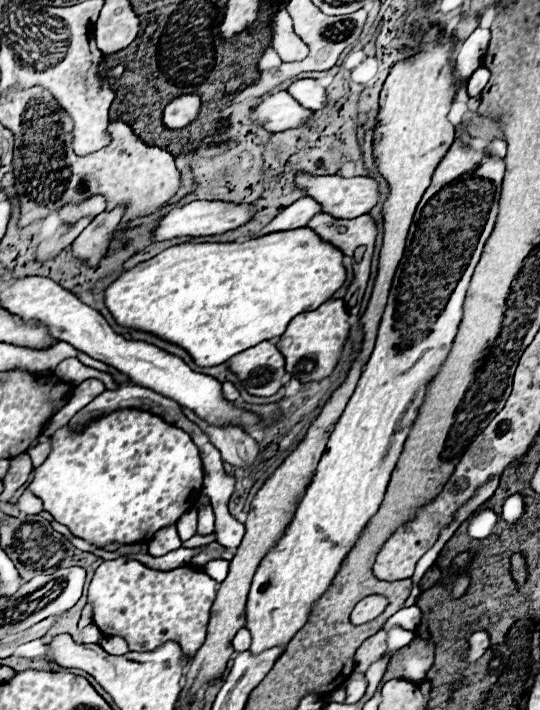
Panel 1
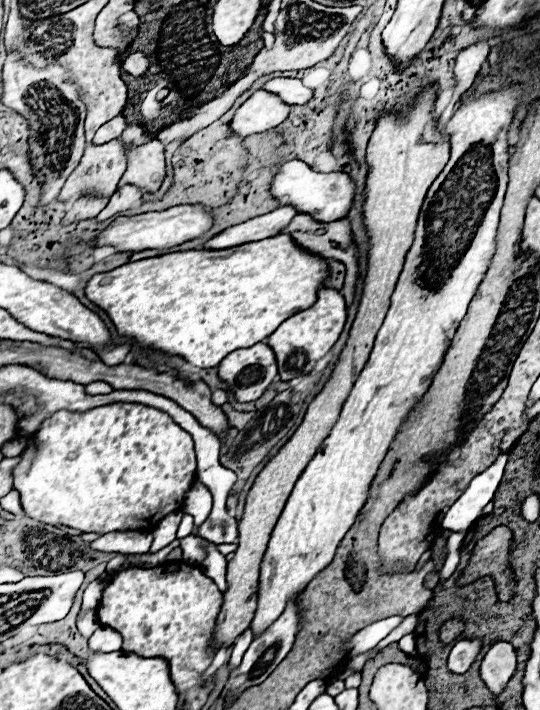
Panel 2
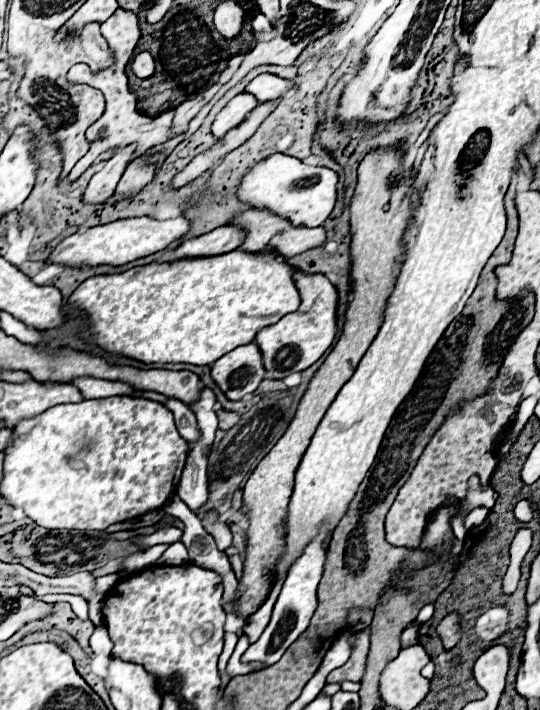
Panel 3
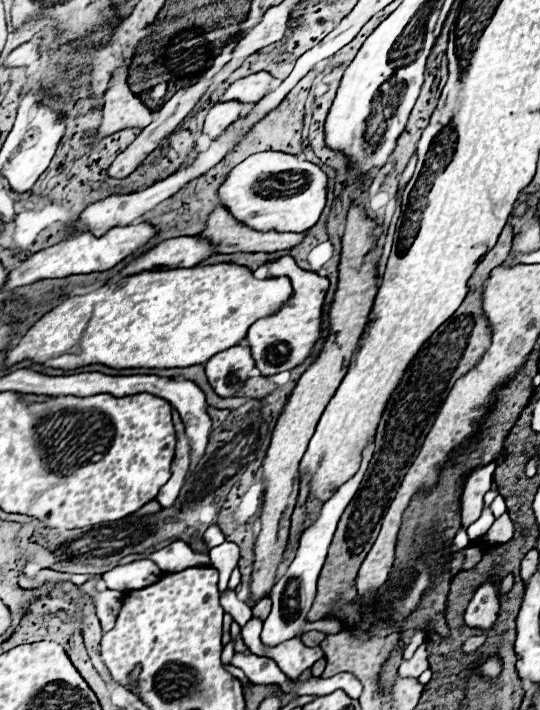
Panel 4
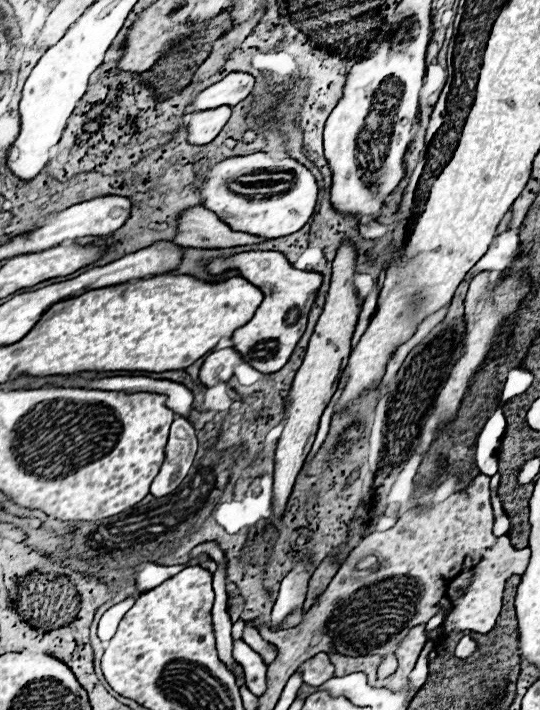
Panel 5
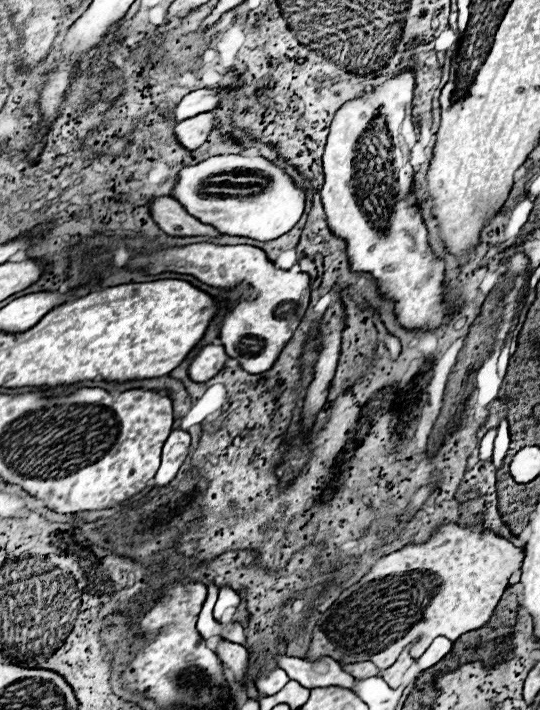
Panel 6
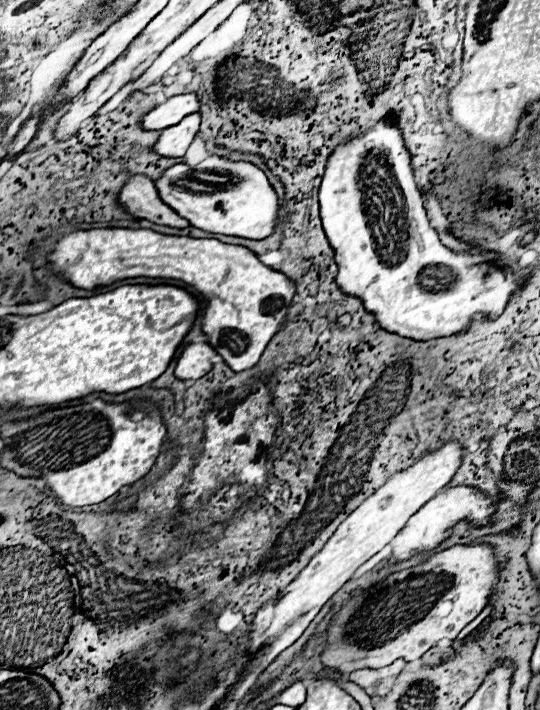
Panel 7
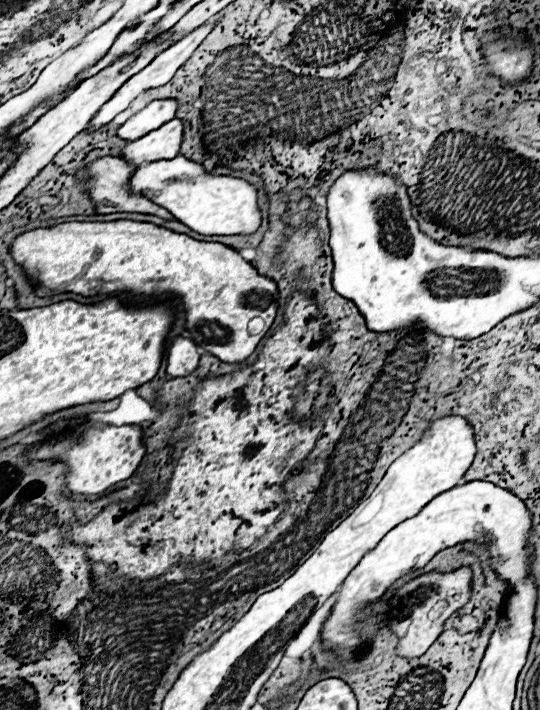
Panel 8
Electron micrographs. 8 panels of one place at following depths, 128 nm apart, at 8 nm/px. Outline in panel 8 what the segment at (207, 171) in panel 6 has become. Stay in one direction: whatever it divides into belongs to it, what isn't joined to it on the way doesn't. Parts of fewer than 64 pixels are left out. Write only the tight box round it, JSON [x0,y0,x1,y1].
[130,156,262,236]

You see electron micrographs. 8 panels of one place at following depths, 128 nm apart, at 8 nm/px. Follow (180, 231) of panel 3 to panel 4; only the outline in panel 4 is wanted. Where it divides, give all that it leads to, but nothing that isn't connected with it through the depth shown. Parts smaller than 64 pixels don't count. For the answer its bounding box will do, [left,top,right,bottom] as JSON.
[6,222,158,290]

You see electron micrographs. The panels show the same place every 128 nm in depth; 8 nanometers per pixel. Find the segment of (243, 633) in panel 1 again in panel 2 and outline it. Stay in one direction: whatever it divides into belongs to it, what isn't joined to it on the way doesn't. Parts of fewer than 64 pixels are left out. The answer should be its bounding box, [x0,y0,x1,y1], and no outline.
[228,628,252,670]

